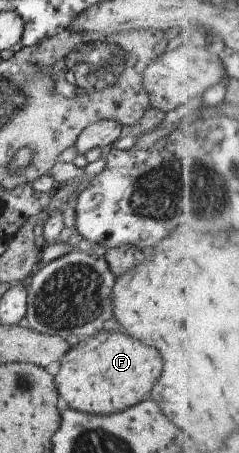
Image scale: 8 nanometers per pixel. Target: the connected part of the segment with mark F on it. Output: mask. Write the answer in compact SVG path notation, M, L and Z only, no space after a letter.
M98 330L84 340L78 340L62 355L59 364L53 382L60 402L87 414L112 414L138 403L152 389L162 371L156 349L116 330Z

